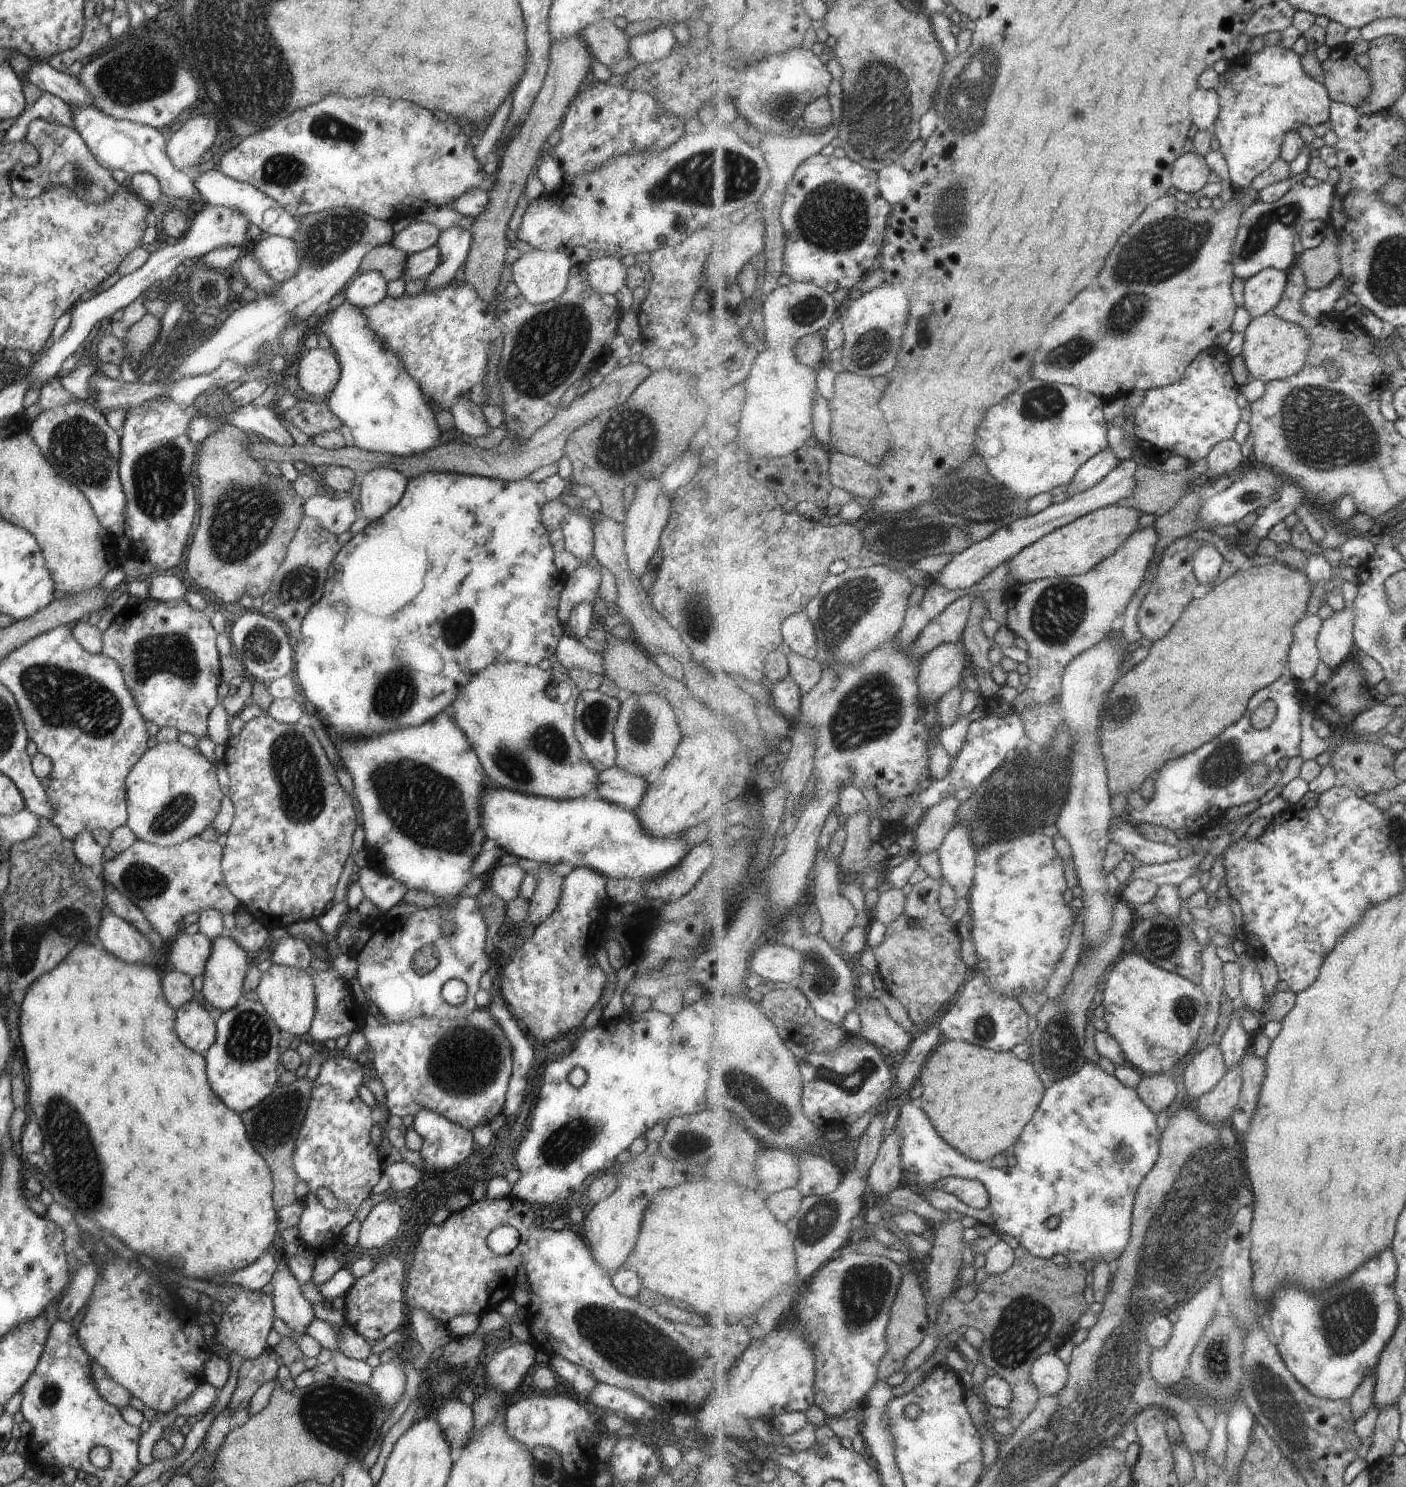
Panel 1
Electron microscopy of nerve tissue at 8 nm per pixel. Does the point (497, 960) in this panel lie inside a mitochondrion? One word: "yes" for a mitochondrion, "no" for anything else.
no

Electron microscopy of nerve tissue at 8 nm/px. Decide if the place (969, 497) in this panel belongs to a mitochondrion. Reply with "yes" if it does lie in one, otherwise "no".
yes

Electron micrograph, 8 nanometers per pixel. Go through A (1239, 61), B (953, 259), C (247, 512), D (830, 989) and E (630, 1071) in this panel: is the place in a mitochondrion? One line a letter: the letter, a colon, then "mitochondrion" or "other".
A: other
B: other
C: mitochondrion
D: mitochondrion
E: other

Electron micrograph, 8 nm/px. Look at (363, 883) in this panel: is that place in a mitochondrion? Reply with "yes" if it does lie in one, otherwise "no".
no

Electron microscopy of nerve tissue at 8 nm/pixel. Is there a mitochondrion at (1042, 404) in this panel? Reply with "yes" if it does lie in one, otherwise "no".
yes

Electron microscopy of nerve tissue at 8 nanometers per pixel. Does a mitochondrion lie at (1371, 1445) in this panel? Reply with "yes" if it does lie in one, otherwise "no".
no

